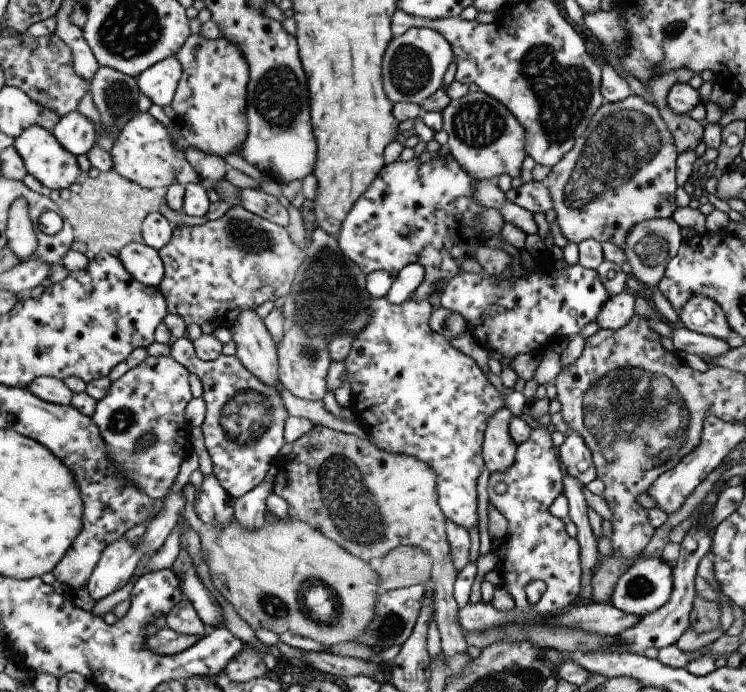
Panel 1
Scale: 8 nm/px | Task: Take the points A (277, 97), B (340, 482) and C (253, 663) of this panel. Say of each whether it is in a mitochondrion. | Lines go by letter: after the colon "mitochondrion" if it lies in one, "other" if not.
A: mitochondrion
B: mitochondrion
C: other

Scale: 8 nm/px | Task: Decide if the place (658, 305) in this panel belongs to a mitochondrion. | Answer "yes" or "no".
no

